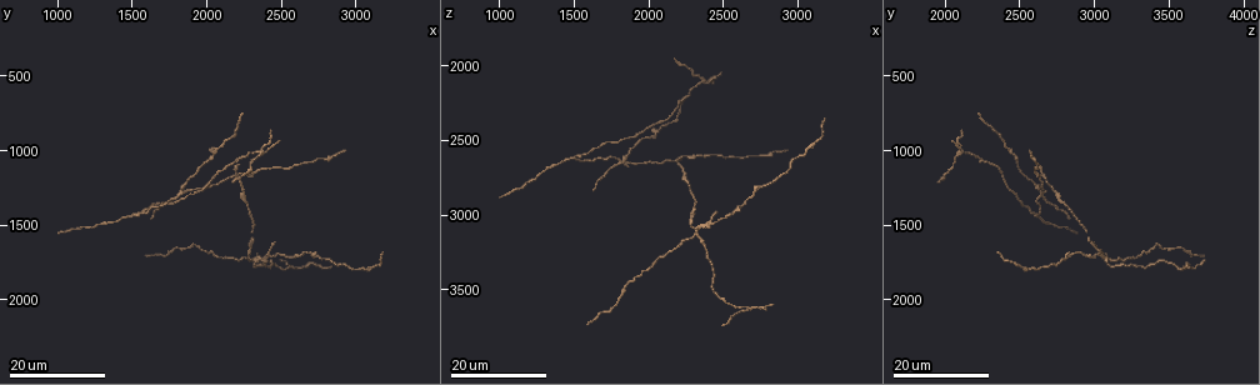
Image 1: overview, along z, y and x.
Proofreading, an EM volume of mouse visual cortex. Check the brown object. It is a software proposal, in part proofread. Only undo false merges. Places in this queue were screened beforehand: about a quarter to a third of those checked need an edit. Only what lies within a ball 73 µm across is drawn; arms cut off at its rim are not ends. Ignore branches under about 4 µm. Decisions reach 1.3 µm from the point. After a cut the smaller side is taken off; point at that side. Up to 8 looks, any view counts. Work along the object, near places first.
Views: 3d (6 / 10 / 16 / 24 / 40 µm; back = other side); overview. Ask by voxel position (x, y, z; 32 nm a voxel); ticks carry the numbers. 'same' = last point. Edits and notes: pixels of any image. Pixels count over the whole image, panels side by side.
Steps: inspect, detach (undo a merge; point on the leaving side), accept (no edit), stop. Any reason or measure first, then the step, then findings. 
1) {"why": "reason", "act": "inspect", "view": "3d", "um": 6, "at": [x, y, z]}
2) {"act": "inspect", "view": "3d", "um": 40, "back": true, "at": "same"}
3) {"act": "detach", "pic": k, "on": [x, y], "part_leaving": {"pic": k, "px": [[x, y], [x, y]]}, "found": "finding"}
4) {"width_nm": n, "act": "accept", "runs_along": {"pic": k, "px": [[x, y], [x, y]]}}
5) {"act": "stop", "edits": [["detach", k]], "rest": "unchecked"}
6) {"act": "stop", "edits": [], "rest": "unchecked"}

{"why": "four-way junction", "act": "inspect", "view": "3d", "um": 24, "at": [2380, 1020, 2100]}

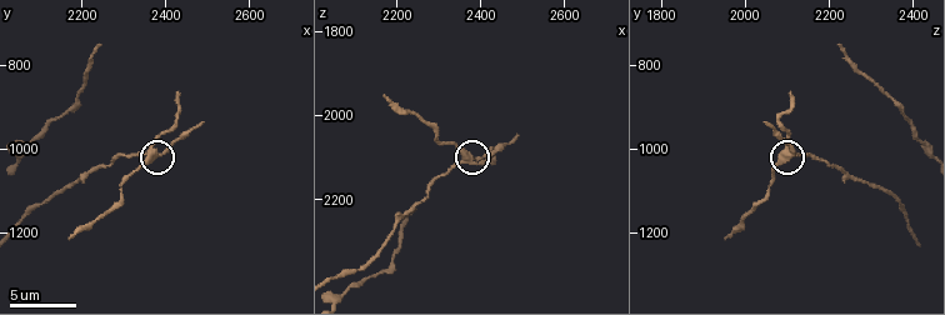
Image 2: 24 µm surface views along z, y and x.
{"act": "inspect", "view": "3d", "um": 10, "at": [2370, 1005, 2105]}

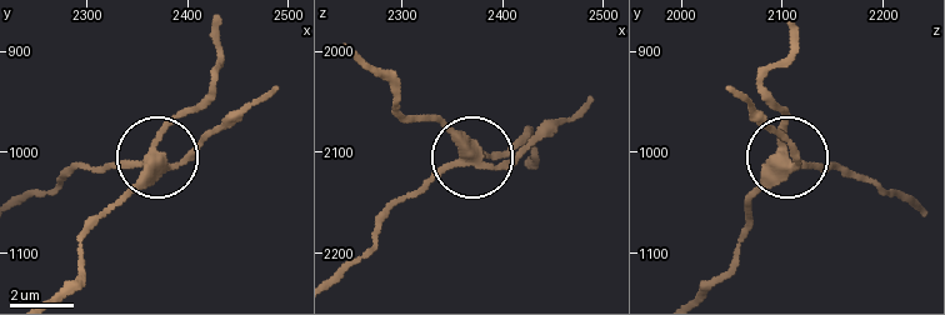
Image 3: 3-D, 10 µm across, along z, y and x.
{"act": "detach", "pic": 3, "on": [173, 115], "part_leaving": {"pic": 3, "px": [[789, 166], [760, 190], [749, 230], [704, 288]]}, "found": "two neurons meet here"}

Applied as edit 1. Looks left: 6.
{"why": "looks like a crossing", "act": "inspect", "view": "3d", "um": 16, "at": [2180, 1180, 2620]}

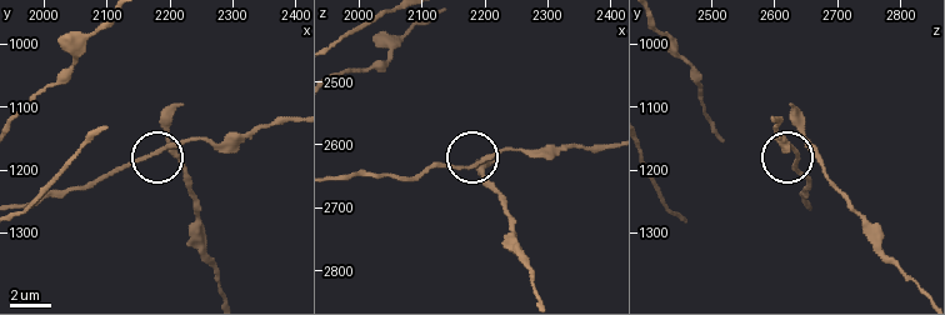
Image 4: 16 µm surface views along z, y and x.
{"why": "closer look", "act": "inspect", "view": "3d", "um": 6, "at": [2185, 1170, 2635]}

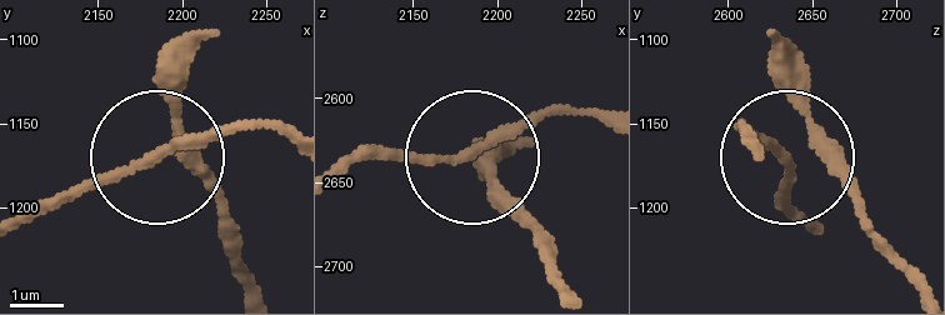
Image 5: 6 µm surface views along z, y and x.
{"arms": 4, "act": "accept", "runs_along": {"pic": 5, "px": [[33, 204], [265, 124]]}, "found": "continuous, no second neuron"}

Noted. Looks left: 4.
{"act": "inspect", "view": "3d", "um": 16, "at": [1800, 1300, 2640]}

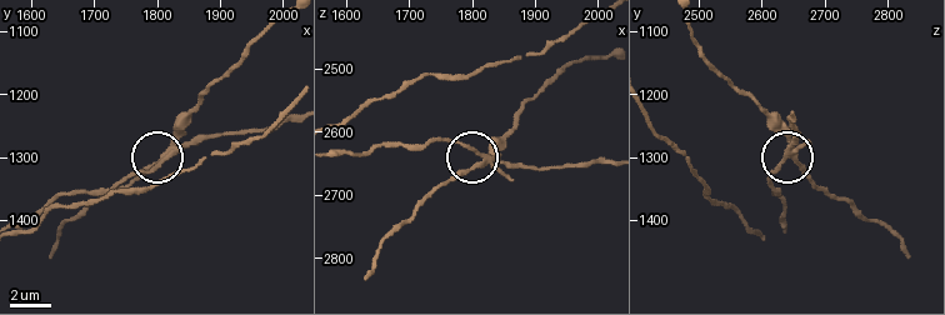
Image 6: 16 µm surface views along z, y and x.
{"act": "inspect", "view": "3d", "um": 10, "at": [1810, 1300, 2645]}

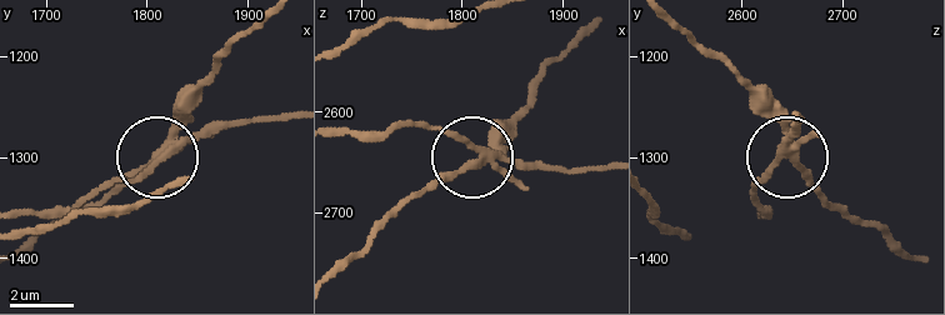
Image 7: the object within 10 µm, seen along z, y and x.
{"side_arm_um": 10, "arms": 3, "act": "detach", "pic": 7, "on": [178, 100], "found": "two neurons meet here"}

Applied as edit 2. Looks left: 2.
{"why": "three arms meet", "act": "inspect", "view": "3d", "um": 24, "at": [1520, 1420, 2620]}

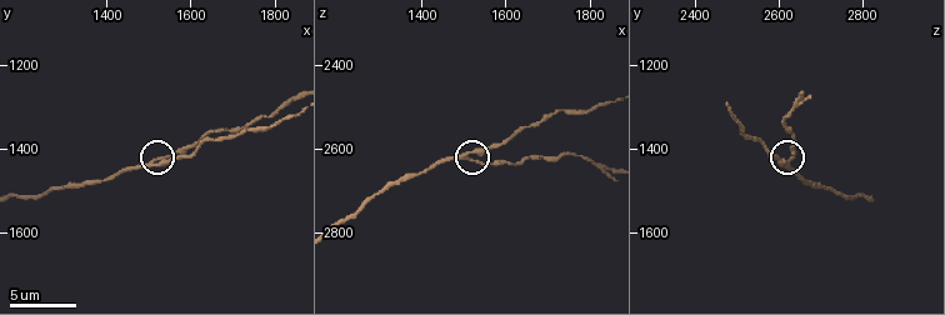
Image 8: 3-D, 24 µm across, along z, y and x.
{"why": "zoom in", "act": "inspect", "view": "3d", "um": 10, "at": [1505, 1445, 2610]}

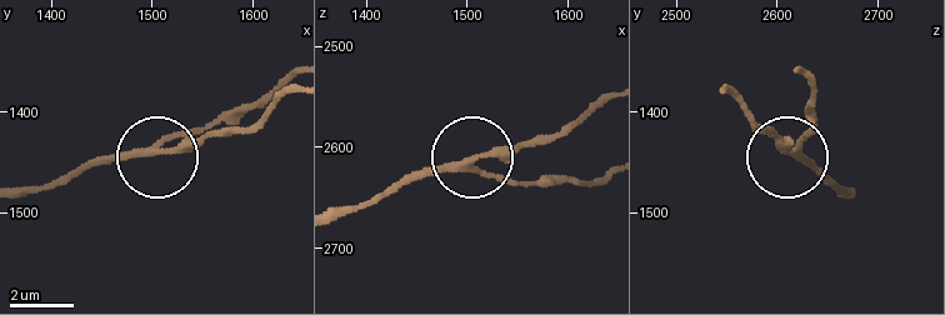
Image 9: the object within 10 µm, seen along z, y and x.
{"act": "accept", "runs_along": {"pic": 9, "px": [[604, 171], [580, 185], [515, 185], [451, 161], [398, 183]]}, "found": "continuous, no second neuron"}

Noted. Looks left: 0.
{"act": "stop", "edits": [["detach", 3], ["detach", 7]], "rest": "unchecked"}

